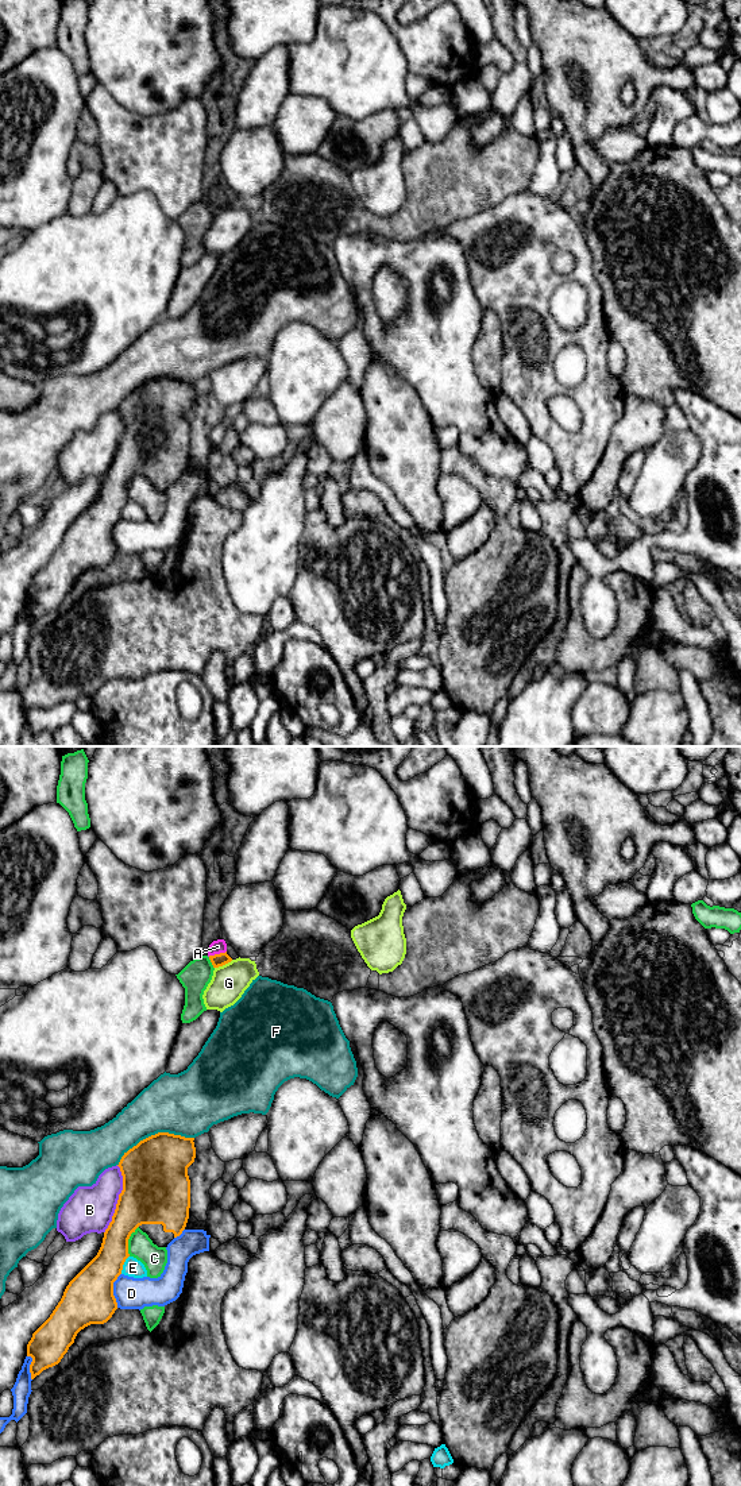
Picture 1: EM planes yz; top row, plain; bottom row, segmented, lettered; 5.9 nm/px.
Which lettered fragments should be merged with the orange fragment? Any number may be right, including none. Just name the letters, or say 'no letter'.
A

